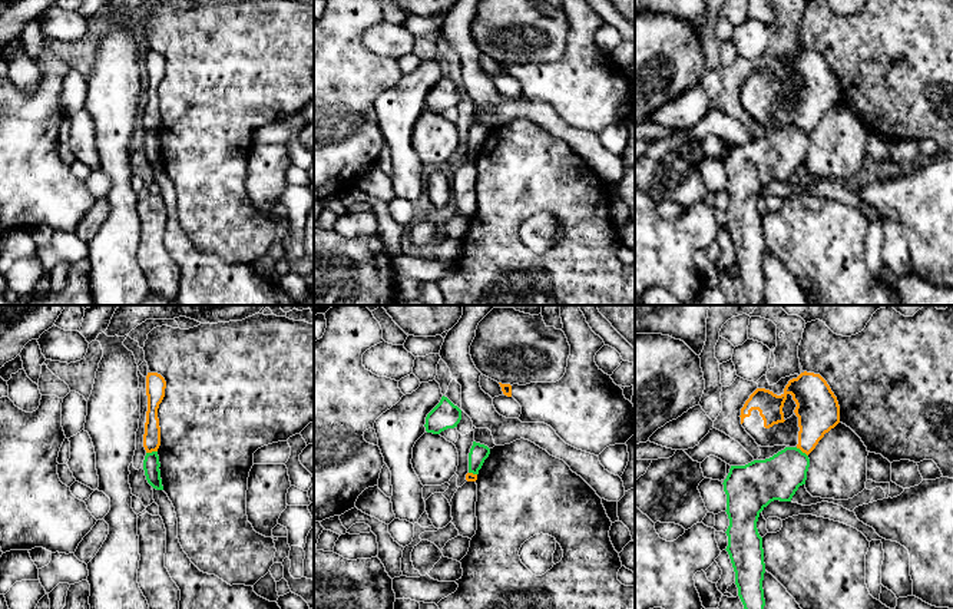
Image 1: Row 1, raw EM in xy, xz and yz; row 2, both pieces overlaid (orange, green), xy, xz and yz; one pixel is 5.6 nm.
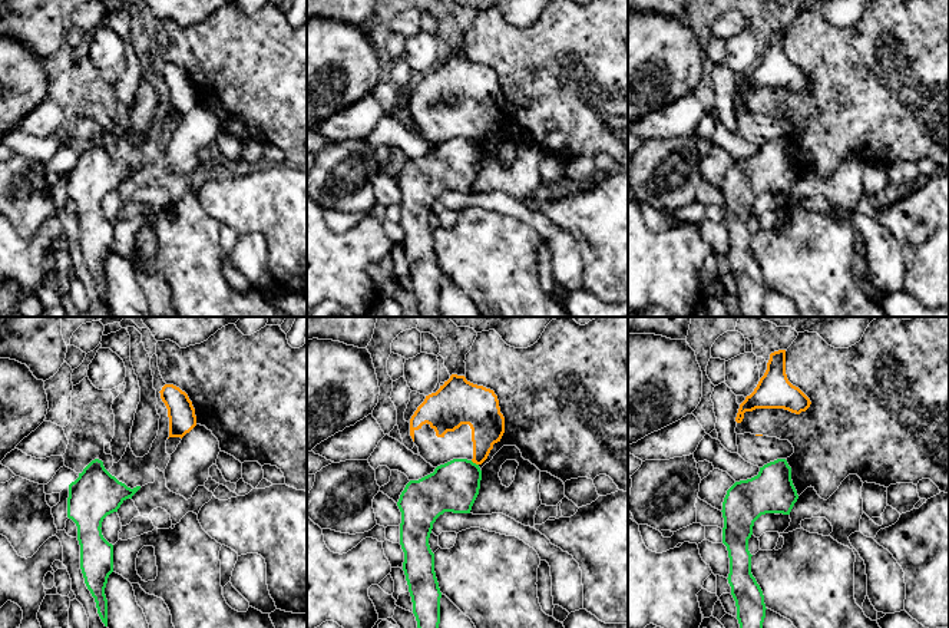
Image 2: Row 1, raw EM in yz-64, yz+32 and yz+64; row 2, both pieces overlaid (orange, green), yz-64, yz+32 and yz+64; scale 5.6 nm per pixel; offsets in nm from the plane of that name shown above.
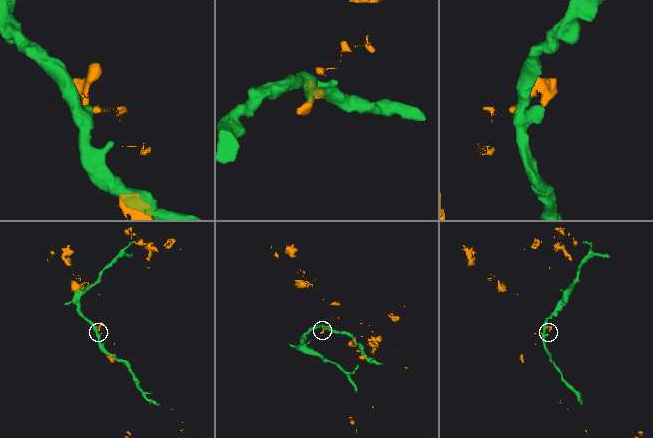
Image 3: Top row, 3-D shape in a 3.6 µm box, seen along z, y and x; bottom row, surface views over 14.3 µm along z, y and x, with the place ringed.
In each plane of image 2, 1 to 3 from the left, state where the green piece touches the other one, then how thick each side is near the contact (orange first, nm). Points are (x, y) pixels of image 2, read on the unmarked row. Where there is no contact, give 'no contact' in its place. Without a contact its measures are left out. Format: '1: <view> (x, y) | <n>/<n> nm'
1: no contact
2: yz+32 (475, 141) | 190/280 nm
3: no contact

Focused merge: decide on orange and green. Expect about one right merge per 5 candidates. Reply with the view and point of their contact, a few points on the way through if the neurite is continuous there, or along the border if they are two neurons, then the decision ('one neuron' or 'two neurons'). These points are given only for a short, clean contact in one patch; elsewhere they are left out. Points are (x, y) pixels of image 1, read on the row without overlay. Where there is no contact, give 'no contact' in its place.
contact yz (801, 129); border yz (796, 126), (807, 135); two neurons

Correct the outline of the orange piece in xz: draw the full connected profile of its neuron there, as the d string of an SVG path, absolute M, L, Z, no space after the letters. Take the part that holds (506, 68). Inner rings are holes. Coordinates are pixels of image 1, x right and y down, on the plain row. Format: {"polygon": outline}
{"polygon": "M562 0L570 34L565 54L556 62L500 63L507 76L522 86L522 102L545 102L569 125L599 135L606 126L626 123L635 113L635 85L625 77L623 69L595 42L596 32L605 24L586 0Z"}

